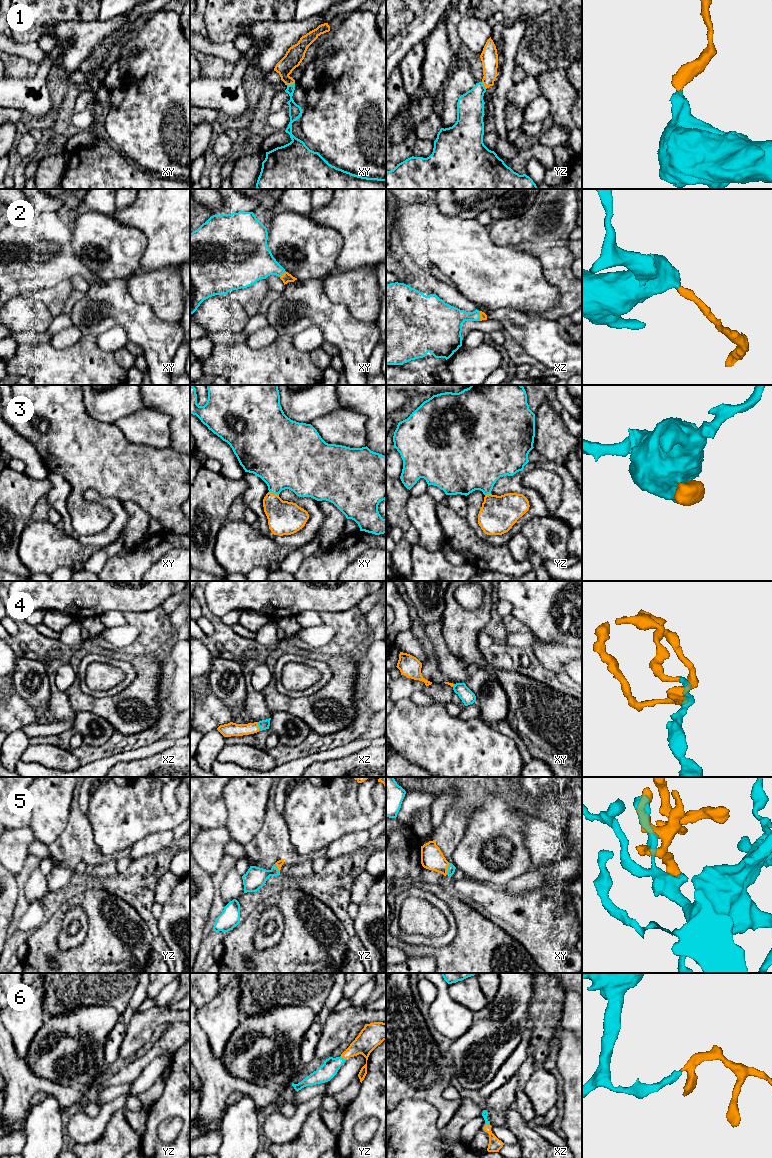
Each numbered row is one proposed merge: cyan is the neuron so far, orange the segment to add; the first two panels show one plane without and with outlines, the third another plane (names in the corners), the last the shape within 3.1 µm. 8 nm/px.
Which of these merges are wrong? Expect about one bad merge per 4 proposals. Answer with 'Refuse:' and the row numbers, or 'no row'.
Refuse: no row

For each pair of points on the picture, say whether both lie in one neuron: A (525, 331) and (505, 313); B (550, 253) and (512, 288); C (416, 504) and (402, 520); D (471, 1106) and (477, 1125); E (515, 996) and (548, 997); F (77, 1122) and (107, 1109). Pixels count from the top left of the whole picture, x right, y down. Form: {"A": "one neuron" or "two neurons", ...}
{"A": "one neuron", "B": "two neurons", "C": "two neurons", "D": "two neurons", "E": "two neurons", "F": "one neuron"}

